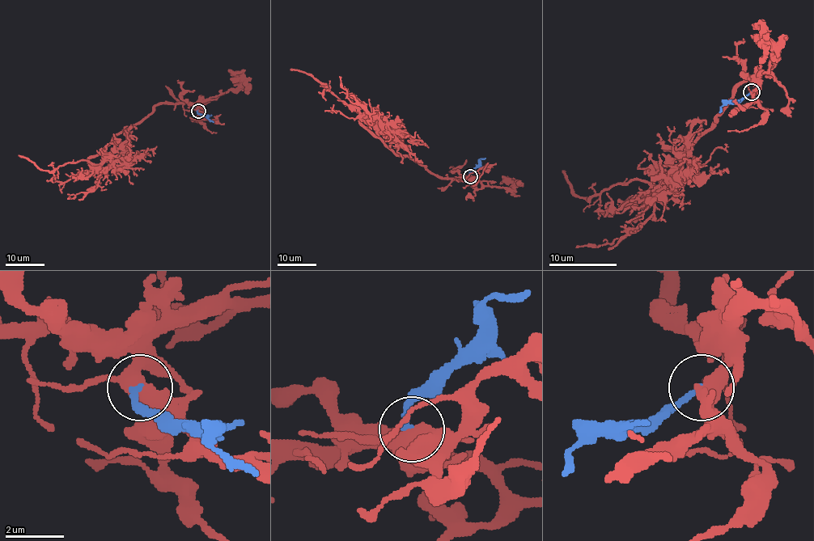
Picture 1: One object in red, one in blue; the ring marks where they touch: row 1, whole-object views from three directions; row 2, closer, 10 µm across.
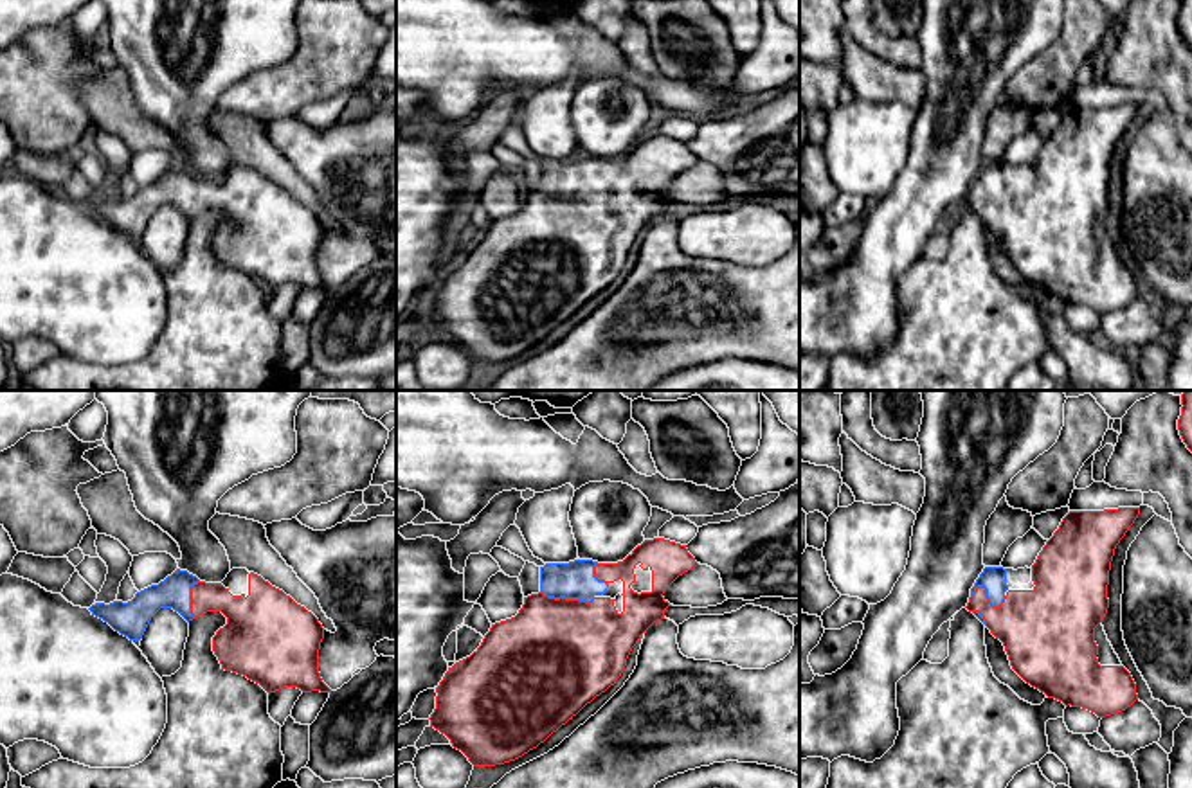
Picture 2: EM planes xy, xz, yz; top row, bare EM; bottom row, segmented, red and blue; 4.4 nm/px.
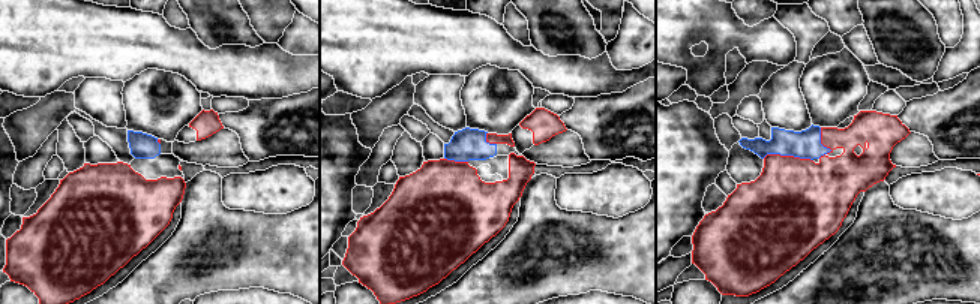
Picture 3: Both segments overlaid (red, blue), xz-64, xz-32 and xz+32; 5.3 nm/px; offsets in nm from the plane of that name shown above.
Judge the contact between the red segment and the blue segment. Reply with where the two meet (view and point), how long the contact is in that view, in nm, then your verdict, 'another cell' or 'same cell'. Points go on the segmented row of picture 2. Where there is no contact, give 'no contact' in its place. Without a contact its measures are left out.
meets red in xz at (568, 599); contact 260 nm long; same cell

